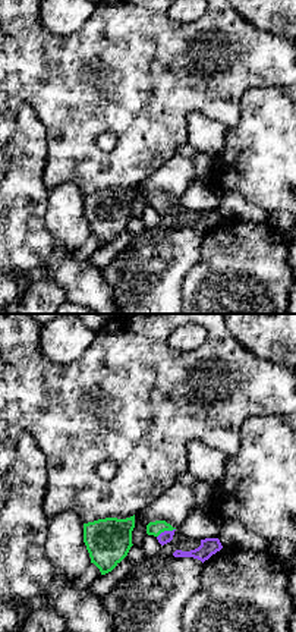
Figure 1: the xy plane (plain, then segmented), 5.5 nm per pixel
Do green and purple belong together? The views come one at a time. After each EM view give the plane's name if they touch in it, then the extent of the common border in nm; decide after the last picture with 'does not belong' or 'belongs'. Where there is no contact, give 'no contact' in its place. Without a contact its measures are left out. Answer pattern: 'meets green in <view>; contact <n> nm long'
meets green in xy; contact 120 nm long

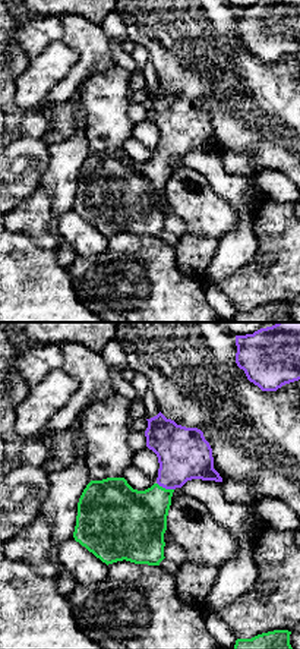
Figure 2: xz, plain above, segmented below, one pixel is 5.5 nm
meets green in xz; contact 100 nm long

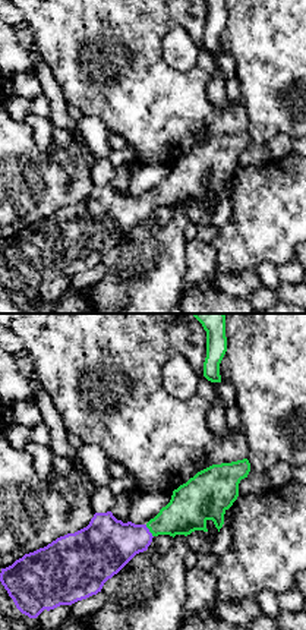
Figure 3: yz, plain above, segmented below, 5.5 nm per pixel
meets green in yz; contact 80 nm long

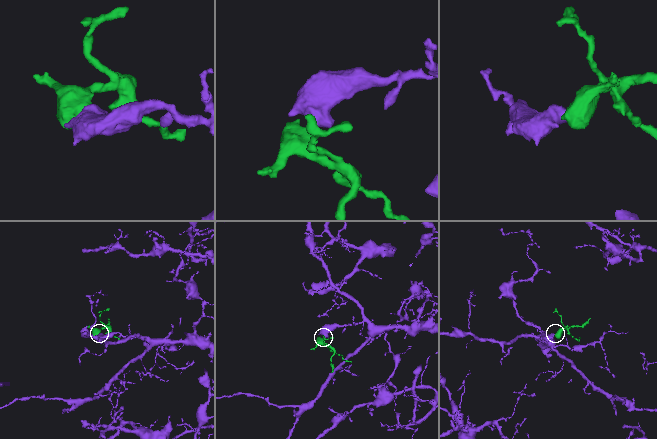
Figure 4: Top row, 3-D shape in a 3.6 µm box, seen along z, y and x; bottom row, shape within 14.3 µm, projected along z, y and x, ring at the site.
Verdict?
belongs

